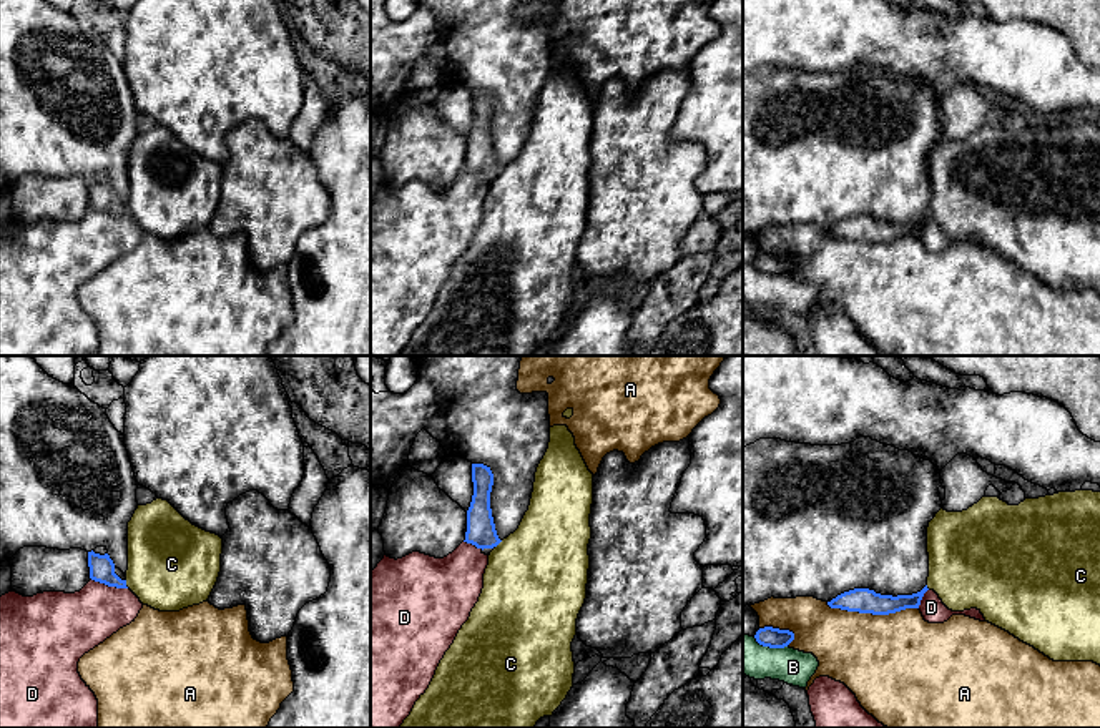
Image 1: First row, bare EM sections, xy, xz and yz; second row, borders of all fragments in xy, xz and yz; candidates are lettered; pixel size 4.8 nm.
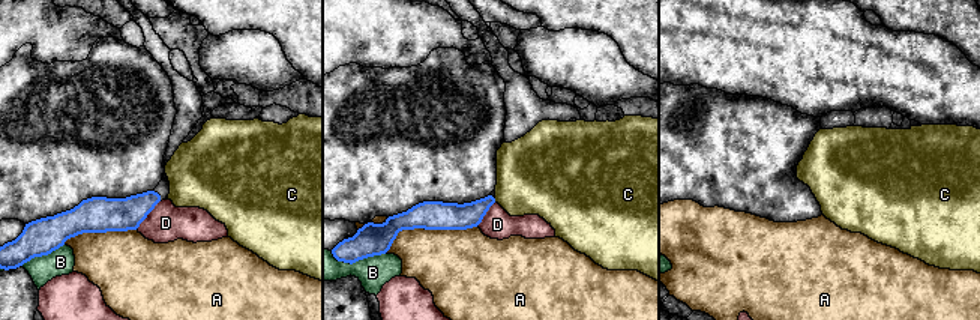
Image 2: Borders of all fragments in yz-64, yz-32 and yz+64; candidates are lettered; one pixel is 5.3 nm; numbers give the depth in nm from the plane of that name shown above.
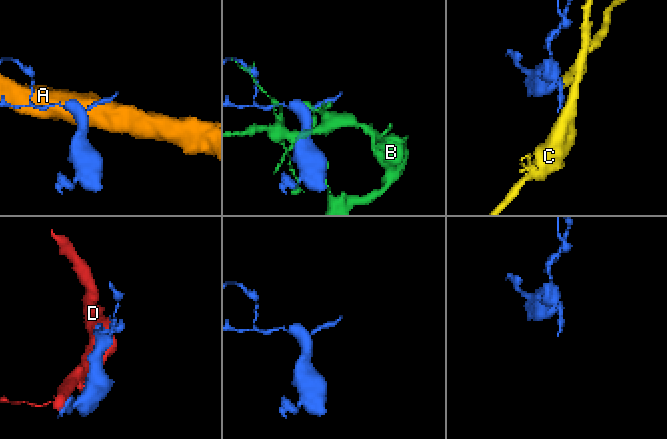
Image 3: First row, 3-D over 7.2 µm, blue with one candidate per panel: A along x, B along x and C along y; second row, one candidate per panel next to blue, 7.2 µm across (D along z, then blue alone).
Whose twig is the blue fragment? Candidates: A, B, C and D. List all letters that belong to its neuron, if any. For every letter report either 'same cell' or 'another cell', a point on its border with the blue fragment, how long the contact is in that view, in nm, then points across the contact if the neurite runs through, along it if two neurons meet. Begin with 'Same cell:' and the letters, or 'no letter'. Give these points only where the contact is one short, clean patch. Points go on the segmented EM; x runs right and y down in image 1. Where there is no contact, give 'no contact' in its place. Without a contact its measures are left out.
Same cell: no letter
A: another cell; meets blue in yz at (873, 614); contact 440 nm long
B: another cell; meets blue in yz at (770, 647); contact 180 nm long
C: another cell; meets blue in xy at (125, 584); contact 40 nm long; border along xy (125, 580), (128, 587)
D: another cell; meets blue in xy at (110, 585); contact 180 nm long

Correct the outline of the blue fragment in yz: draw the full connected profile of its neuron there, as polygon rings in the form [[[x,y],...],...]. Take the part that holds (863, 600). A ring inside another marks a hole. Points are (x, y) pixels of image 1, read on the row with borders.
[[[927,585],[912,595],[881,595],[869,588],[854,588],[844,592],[827,602],[831,608],[841,608],[847,612],[872,613],[872,615],[889,615],[906,608],[919,608]]]

